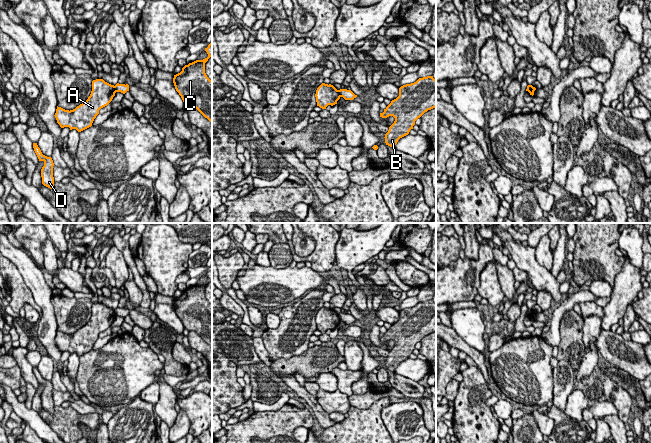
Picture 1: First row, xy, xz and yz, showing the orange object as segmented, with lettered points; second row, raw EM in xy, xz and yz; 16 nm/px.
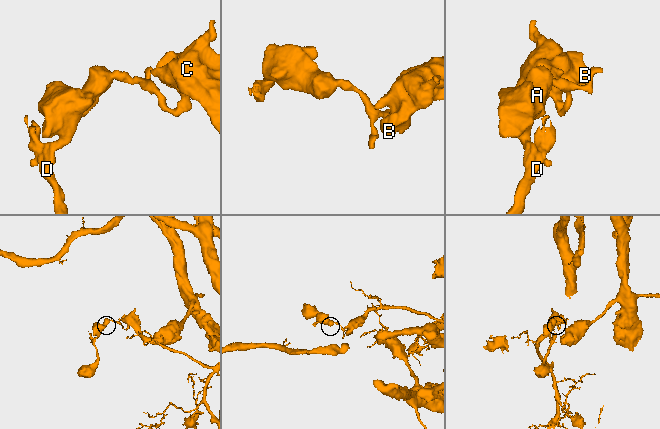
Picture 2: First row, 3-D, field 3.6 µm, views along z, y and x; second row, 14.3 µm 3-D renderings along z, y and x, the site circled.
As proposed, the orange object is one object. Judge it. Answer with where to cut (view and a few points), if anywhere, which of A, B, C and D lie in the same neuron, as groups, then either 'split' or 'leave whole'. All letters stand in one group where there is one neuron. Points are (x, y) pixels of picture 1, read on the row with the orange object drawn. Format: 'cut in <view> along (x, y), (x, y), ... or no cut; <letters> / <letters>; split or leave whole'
cut in xz along (338, 90), (340, 96); A D / B C; split

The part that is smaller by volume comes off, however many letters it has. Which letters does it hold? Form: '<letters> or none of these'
A, D

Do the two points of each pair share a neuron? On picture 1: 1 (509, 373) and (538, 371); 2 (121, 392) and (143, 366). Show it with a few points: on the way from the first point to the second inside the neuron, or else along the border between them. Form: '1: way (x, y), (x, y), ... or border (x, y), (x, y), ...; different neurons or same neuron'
1: way (516, 371), (531, 371); same neuron
2: way (123, 386), (137, 372); same neuron

